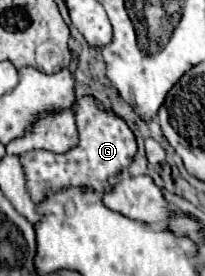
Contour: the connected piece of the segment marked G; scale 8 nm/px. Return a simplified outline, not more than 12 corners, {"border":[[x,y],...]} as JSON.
{"border":[[94,96],[72,108],[78,144],[64,154],[20,154],[26,190],[114,188],[136,138]]}

